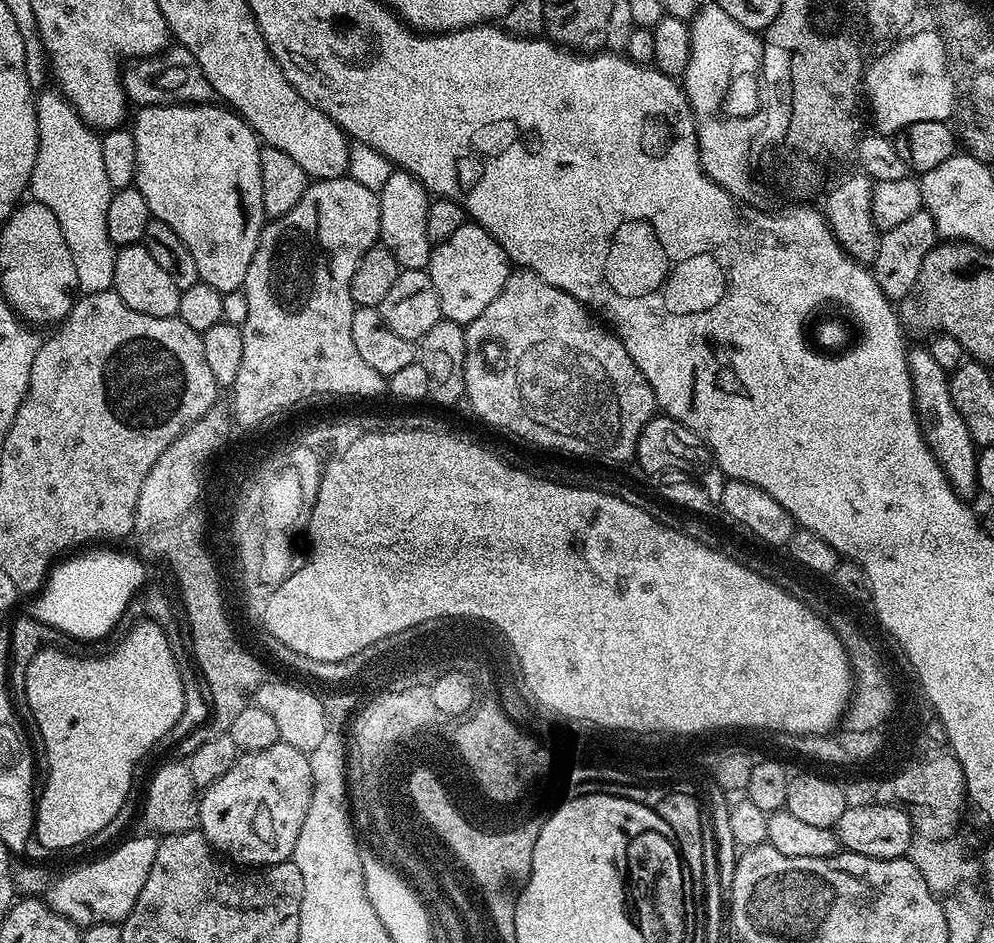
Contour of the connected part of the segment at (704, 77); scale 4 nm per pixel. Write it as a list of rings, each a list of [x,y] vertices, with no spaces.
[[[714,2],[701,3],[690,21],[690,27],[692,29],[690,62],[682,77],[682,87],[692,104],[692,115],[700,119],[698,124],[700,164],[704,168],[704,173],[715,184],[739,198],[744,188],[748,188],[746,165],[742,154],[722,154],[710,150],[710,138],[715,136],[718,130],[718,125],[712,121],[712,115],[716,113],[716,104],[720,104],[720,95],[724,93],[724,88],[728,88],[728,80],[732,80],[732,75],[750,70],[750,66],[754,66],[757,53],[756,32],[744,28]]]

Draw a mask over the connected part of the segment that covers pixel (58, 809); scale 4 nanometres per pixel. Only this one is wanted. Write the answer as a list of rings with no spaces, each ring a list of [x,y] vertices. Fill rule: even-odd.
[[[145,619],[136,622],[136,625],[113,646],[109,652],[104,652],[101,656],[71,656],[68,652],[63,652],[60,648],[50,648],[44,646],[39,652],[34,654],[33,660],[29,662],[25,678],[25,701],[26,706],[32,711],[32,716],[36,719],[36,728],[40,731],[40,736],[44,739],[44,752],[48,755],[48,785],[44,788],[44,793],[39,793],[38,807],[36,808],[36,822],[34,825],[34,840],[44,848],[72,848],[75,844],[80,844],[83,840],[91,838],[95,832],[104,832],[109,822],[120,812],[120,807],[129,799],[128,791],[132,788],[132,771],[136,768],[136,763],[151,750],[157,743],[163,741],[164,736],[178,722],[178,718],[184,709],[183,680],[180,677],[179,666],[175,662],[174,654],[171,652],[170,642],[163,629],[148,628]]]

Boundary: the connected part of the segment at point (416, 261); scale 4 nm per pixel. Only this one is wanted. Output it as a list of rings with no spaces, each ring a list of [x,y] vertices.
[[[403,170],[393,171],[392,176],[386,182],[386,186],[380,189],[380,240],[383,247],[389,248],[394,258],[399,262],[401,269],[429,267],[432,259],[434,244],[427,236],[427,210],[430,203],[430,193],[417,176]]]

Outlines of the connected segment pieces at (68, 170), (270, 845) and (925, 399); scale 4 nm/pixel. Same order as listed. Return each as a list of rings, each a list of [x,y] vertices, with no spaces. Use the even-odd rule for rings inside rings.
[[[59,91],[44,92],[35,97],[36,121],[38,122],[38,154],[34,162],[34,170],[30,181],[30,192],[33,192],[35,203],[44,204],[54,210],[54,218],[58,218],[58,226],[62,226],[62,234],[66,238],[66,246],[70,246],[70,254],[74,258],[76,283],[81,293],[106,292],[114,282],[114,262],[117,249],[110,234],[106,230],[106,210],[110,210],[110,198],[114,189],[110,186],[110,178],[106,178],[106,169],[102,162],[101,137],[81,120],[80,115],[72,108],[72,103]]]
[[[281,742],[266,750],[243,753],[232,763],[231,770],[203,789],[200,796],[198,828],[217,853],[225,857],[233,856],[234,859],[241,860],[244,866],[281,864],[296,851],[298,834],[302,830],[302,822],[306,822],[306,814],[311,801],[311,759],[294,746]]]
[[[925,347],[909,349],[907,353],[908,371],[911,372],[911,382],[913,393],[917,398],[917,405],[921,411],[927,410],[930,414],[932,424],[932,432],[929,431],[928,434],[930,446],[943,467],[949,484],[956,492],[967,496],[972,490],[975,491],[978,484],[976,478],[978,448],[970,438],[970,432],[966,430],[966,424],[953,404],[947,373],[938,366],[938,362],[931,356],[929,349]]]

